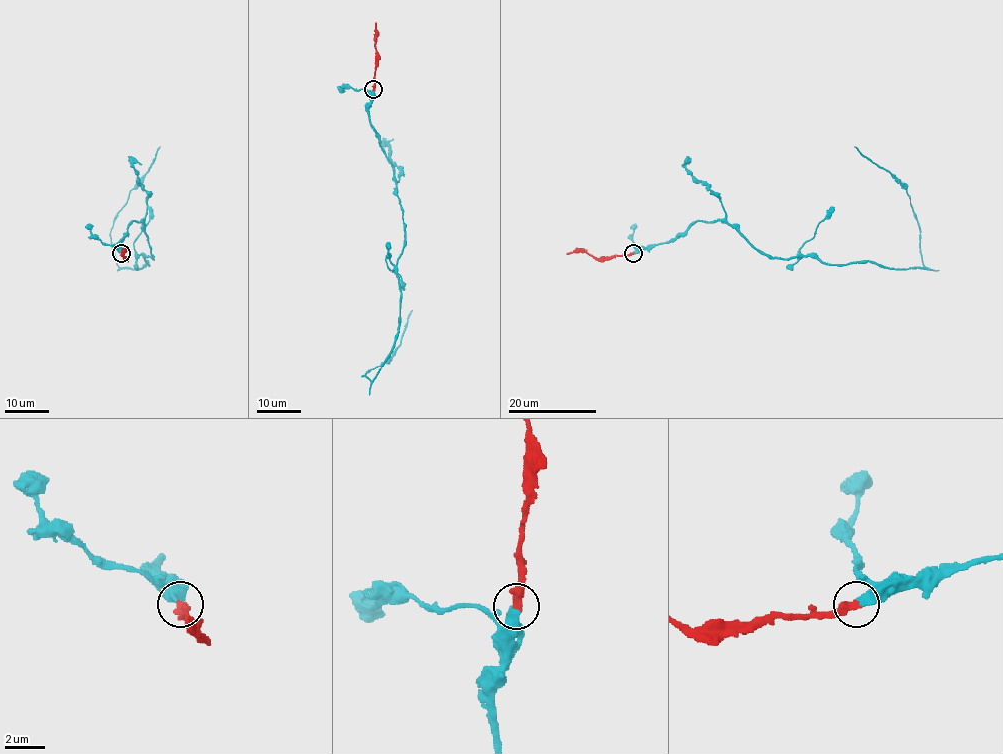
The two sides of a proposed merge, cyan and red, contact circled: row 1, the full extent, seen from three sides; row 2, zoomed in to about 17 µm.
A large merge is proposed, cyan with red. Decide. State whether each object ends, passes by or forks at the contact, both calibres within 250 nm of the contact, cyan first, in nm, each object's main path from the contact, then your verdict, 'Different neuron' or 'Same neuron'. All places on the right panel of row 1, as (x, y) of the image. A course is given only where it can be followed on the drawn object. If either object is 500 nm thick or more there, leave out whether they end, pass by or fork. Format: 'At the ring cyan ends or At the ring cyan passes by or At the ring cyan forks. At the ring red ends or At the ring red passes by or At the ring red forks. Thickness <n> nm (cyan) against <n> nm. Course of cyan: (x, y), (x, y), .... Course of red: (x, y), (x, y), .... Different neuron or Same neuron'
At the ring cyan ends. At the ring red ends. Thickness 400 nm (cyan) against 400 nm. Course of cyan: (633, 253), (668, 243), (697, 221), (724, 221), (772, 257), (923, 268), (920, 229), (907, 190), (854, 147). Course of red: (633, 253), (599, 258), (584, 251), (566, 254). Same neuron

